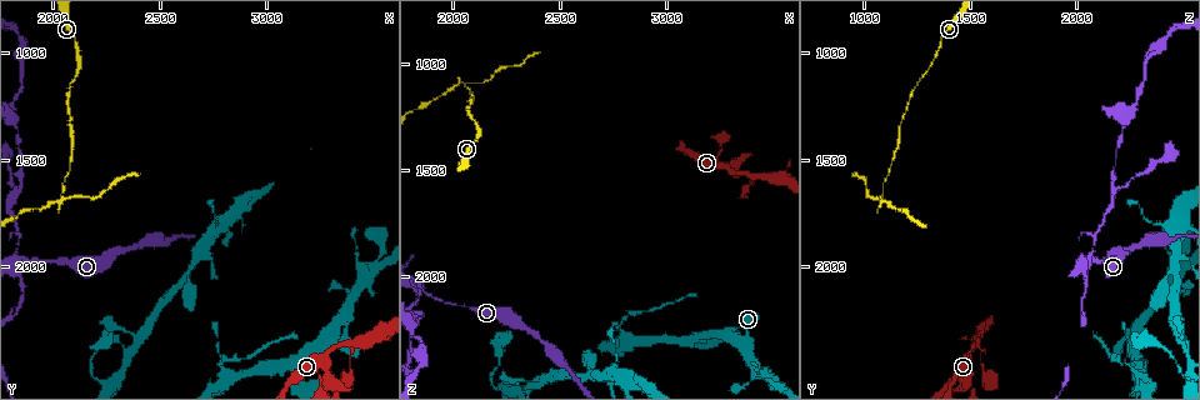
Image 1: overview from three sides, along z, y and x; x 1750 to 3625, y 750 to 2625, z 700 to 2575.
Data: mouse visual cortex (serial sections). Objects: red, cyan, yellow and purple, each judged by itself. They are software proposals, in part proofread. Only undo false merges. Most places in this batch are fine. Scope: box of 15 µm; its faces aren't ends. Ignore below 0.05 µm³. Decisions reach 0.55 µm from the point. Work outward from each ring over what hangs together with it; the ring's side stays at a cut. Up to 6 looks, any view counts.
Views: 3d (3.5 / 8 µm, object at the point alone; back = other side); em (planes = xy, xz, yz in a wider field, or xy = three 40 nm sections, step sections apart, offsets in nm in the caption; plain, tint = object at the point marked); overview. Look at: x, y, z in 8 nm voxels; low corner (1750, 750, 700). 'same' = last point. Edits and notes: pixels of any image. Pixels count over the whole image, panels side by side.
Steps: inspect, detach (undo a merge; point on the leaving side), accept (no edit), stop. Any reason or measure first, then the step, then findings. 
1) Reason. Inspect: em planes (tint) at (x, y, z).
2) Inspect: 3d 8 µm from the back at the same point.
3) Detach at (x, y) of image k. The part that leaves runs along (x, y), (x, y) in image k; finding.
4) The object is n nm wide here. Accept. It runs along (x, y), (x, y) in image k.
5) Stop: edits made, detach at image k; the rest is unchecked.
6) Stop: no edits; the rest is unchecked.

A narrow waist. Inspect: 3d 3.5 µm at (2790, 2460, 2200).

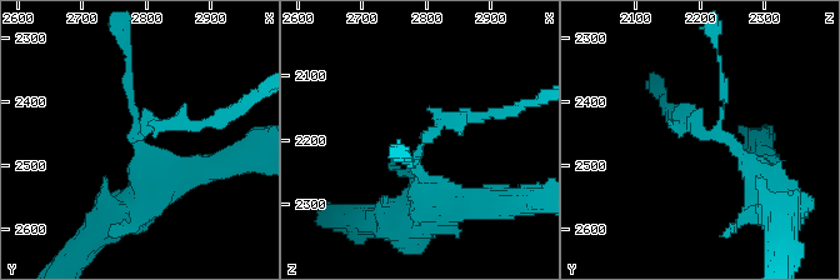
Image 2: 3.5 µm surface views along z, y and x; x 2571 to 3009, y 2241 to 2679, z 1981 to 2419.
Detach at (698, 131) of image 2. The part that leaves runs along (740, 153), (726, 138), (675, 123) in image 2; two cells meet here.

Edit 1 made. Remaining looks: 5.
Inspect: overview.

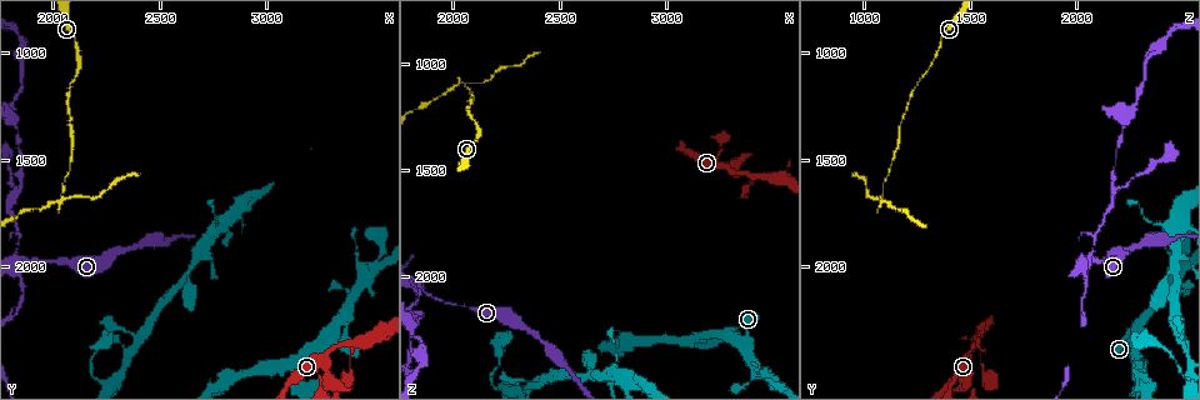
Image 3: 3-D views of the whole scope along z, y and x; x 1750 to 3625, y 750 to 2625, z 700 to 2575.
Arms part here. Inspect: 3d 3.5 µm at (3410, 2350, 1530).

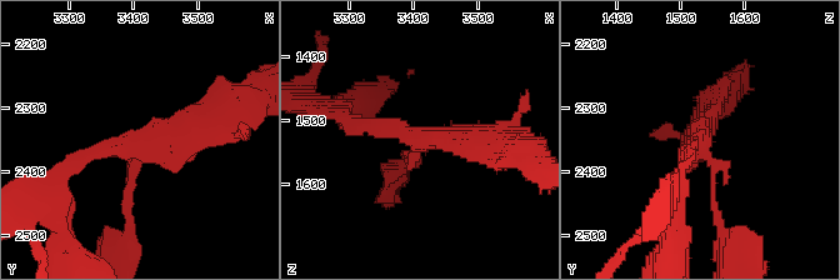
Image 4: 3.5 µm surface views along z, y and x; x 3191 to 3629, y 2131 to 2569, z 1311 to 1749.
Inspect: em xy step 2 (tint) at (3410, 2355, 1525).

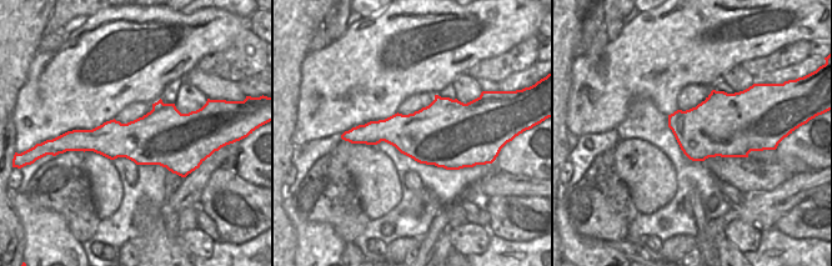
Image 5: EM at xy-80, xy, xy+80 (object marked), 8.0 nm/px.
Cut it another way. Inspect: em xy step 1 (tint) at the same point.

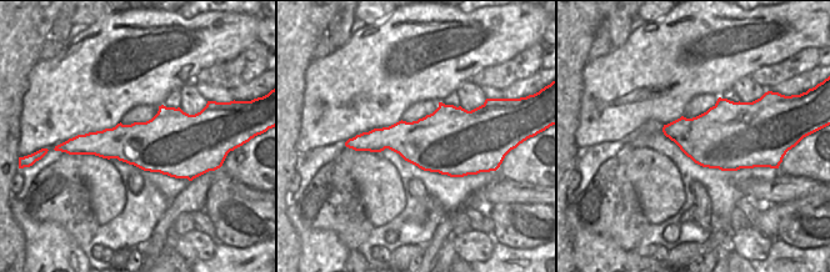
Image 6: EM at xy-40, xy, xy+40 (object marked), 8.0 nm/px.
Accept. It runs along (66, 170), (220, 120) in image 4; all the same cell.

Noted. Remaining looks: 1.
Stop: edits made, detach at image 2; the rest is unchecked.

